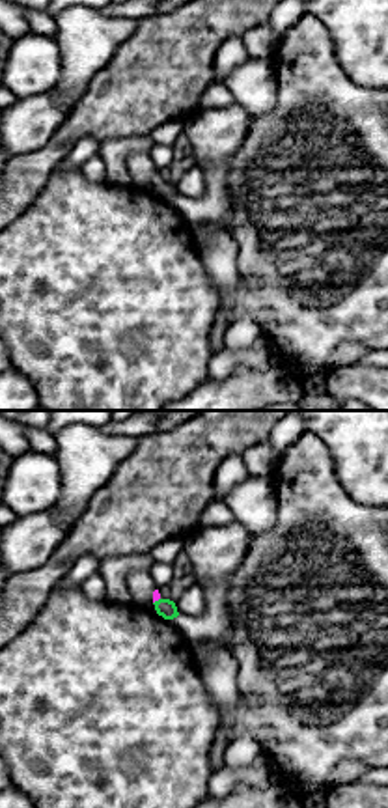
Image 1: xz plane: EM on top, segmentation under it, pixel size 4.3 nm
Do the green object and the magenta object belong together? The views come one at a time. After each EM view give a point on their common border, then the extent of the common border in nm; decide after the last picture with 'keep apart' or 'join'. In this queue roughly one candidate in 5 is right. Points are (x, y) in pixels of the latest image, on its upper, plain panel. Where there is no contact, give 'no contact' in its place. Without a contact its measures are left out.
meets green at (155, 183); contact 40 nm long

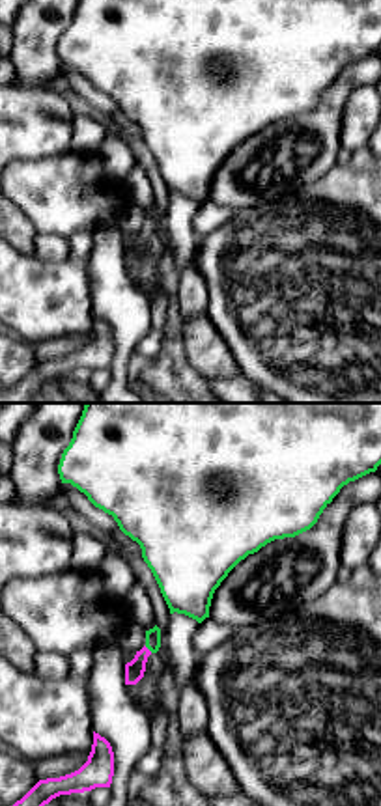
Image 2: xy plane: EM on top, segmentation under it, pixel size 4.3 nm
meets green at (148, 230); contact 50 nm long

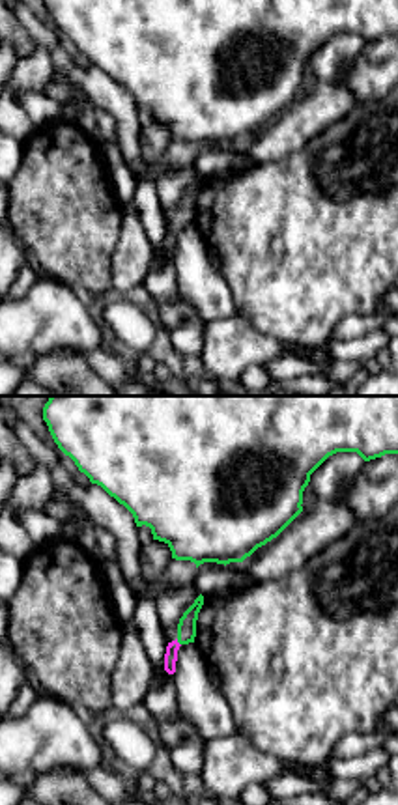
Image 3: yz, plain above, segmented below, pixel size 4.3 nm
meets green at (178, 223); contact 40 nm long

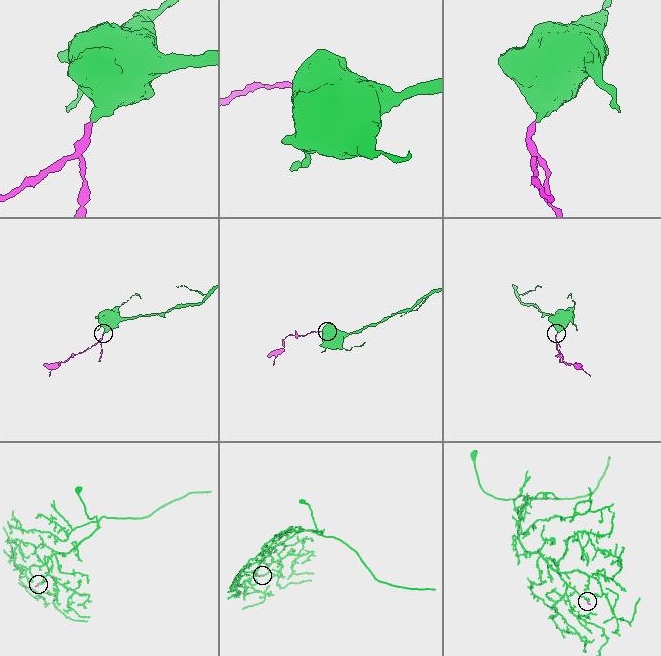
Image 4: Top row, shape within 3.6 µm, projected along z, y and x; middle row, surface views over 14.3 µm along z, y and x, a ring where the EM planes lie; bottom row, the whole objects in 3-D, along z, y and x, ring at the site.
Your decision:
join

